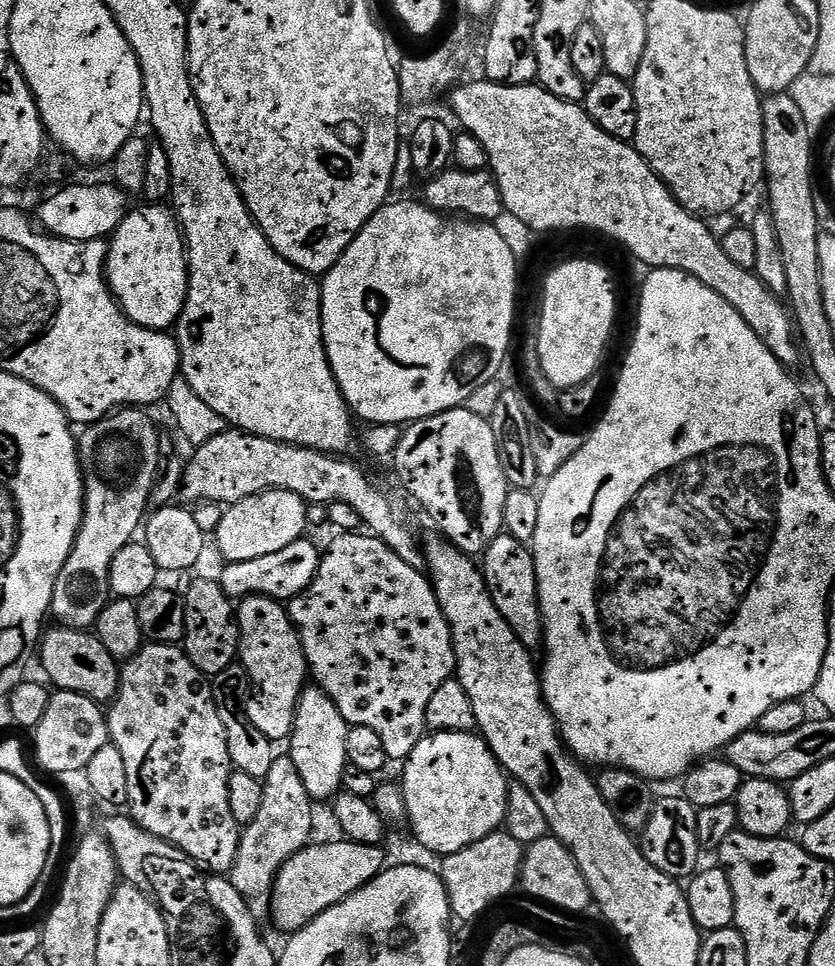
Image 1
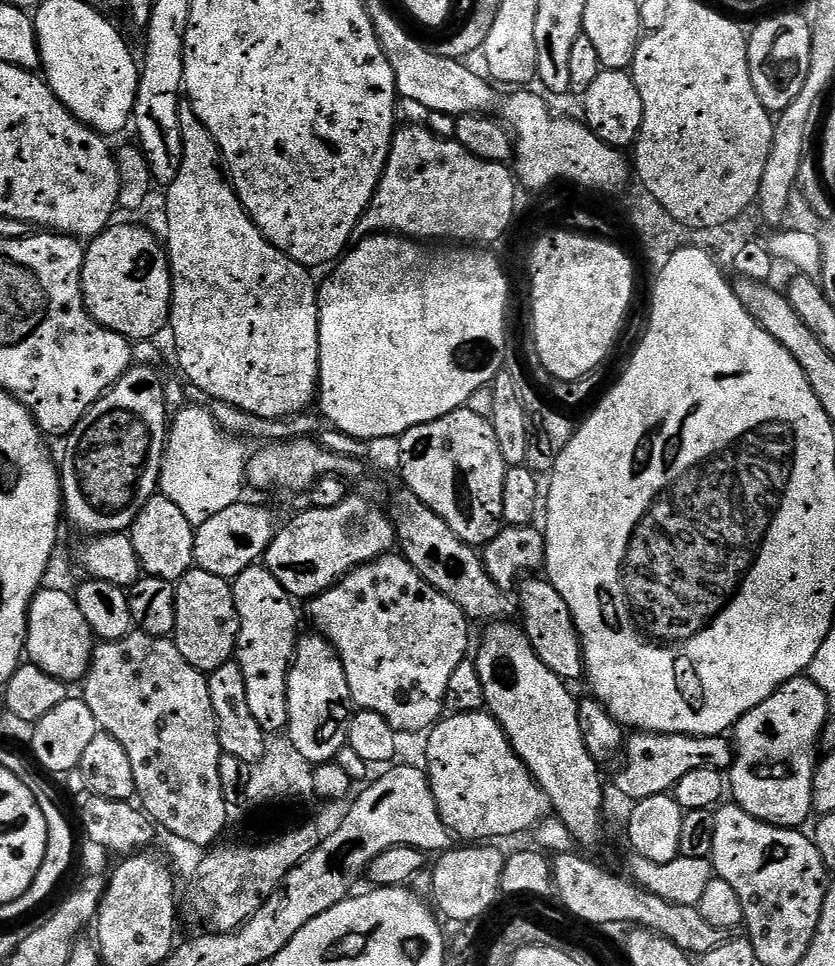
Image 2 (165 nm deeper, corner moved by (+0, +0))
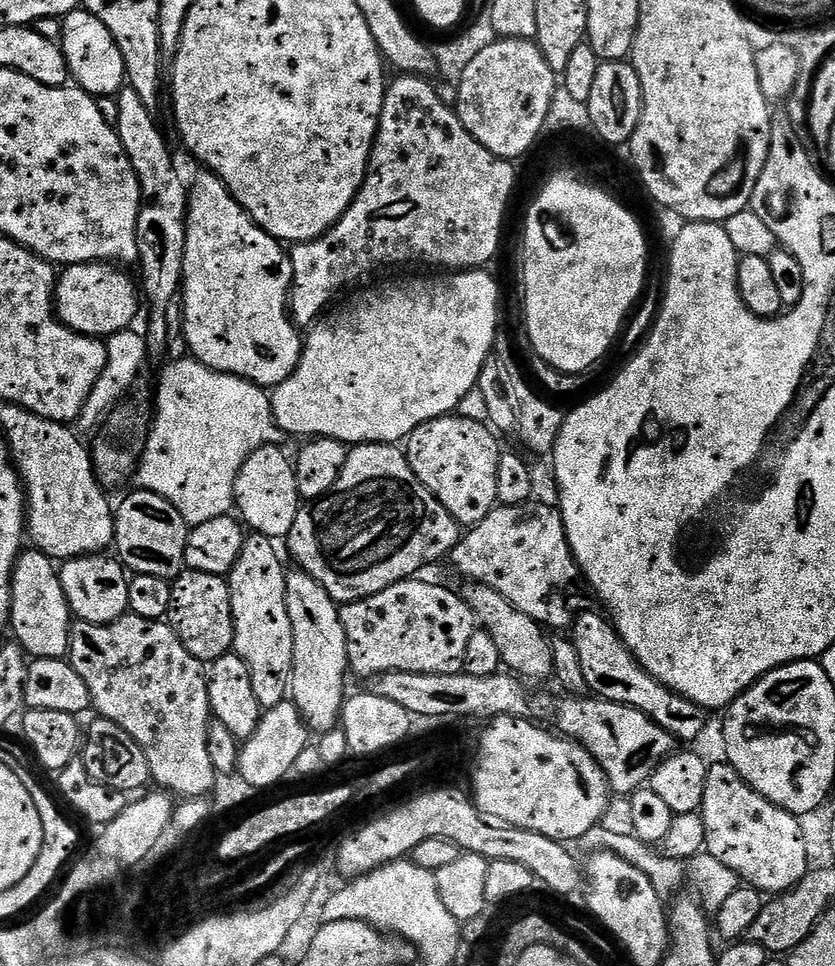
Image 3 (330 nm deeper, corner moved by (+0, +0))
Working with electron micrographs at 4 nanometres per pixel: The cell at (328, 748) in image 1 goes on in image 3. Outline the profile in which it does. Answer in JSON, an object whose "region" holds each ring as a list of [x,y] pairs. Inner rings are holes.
{"region":[[[299,570],[286,575],[286,606],[294,630],[294,666],[290,685],[290,700],[313,733],[323,734],[335,729],[344,708],[344,675],[349,675],[346,630],[342,630],[340,608],[322,590],[310,574]]]}

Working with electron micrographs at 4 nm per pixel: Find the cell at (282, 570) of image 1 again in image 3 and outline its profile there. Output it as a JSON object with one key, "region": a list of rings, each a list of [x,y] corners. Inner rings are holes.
{"region":[[[357,444],[349,451],[331,492],[301,507],[286,544],[296,559],[295,567],[310,574],[343,606],[423,573],[424,563],[445,559],[461,535],[461,525],[410,470],[403,447]]]}

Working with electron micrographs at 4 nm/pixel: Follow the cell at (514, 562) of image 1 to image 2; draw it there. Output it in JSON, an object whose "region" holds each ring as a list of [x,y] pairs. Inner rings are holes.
{"region":[[[524,578],[519,581],[520,588],[520,616],[524,619],[522,631],[527,636],[530,646],[550,666],[550,670],[559,680],[573,682],[580,680],[582,676],[582,649],[580,637],[572,622],[572,616],[556,593],[552,584],[547,579],[532,580],[536,578]]]}

